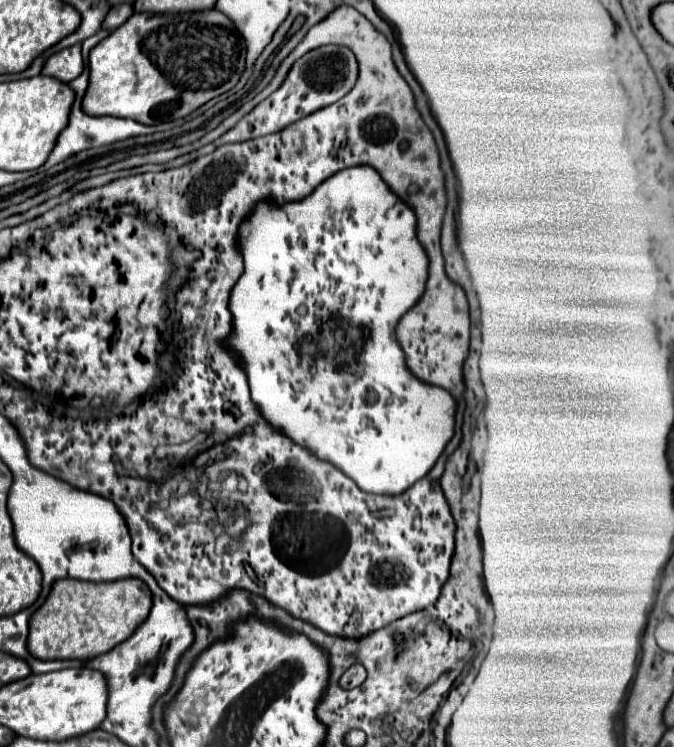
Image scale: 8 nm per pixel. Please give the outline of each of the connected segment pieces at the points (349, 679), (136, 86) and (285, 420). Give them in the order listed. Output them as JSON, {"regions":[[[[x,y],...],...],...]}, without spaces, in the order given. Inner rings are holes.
{"regions":[[[[354,664],[352,668],[348,668],[348,672],[344,672],[344,676],[340,678],[340,684],[344,688],[356,688],[366,680],[366,668],[362,664]]],[[[218,10],[188,14],[132,14],[124,26],[98,42],[88,56],[88,88],[82,98],[90,116],[118,116],[140,124],[160,124],[188,116],[208,100],[228,92],[242,76],[246,42],[234,24]]],[[[354,166],[354,168],[348,168],[348,170],[342,170],[342,172],[334,174],[332,178],[322,182],[316,188],[316,192],[312,192],[312,196],[306,196],[300,202],[290,202],[286,206],[260,204],[254,210],[254,214],[240,226],[240,250],[242,250],[242,256],[244,256],[244,272],[242,272],[240,280],[236,282],[236,286],[232,290],[230,312],[234,316],[234,328],[232,328],[232,334],[228,336],[226,344],[232,346],[232,350],[236,350],[242,356],[244,370],[248,374],[248,384],[250,384],[250,390],[252,390],[252,400],[260,406],[262,416],[272,426],[280,428],[286,436],[290,436],[294,442],[298,442],[300,446],[306,446],[312,452],[316,452],[318,458],[336,464],[336,468],[340,468],[346,476],[350,476],[366,492],[372,492],[372,494],[400,494],[408,486],[412,486],[416,480],[420,480],[420,476],[426,476],[432,470],[432,466],[436,464],[438,456],[442,454],[446,442],[454,434],[456,402],[446,390],[434,388],[430,384],[424,384],[424,382],[416,380],[408,372],[408,368],[404,364],[404,354],[394,340],[394,326],[398,324],[402,314],[406,314],[408,308],[412,308],[420,300],[420,296],[424,292],[426,278],[428,278],[428,258],[426,258],[426,252],[416,238],[414,212],[404,202],[400,202],[400,198],[396,194],[392,194],[388,190],[388,186],[376,174],[374,168]],[[350,328],[360,328],[362,330],[364,346],[362,346],[362,352],[358,356],[354,356],[352,362],[346,362],[344,356],[348,352],[348,332],[350,332]],[[328,330],[334,334],[336,344],[338,344],[338,352],[332,358],[328,358],[324,352],[314,352],[314,354],[304,354],[302,352],[302,342],[304,340],[310,340],[312,344],[322,344],[324,334]],[[342,364],[346,364],[348,368],[342,370],[340,368]]]]}

